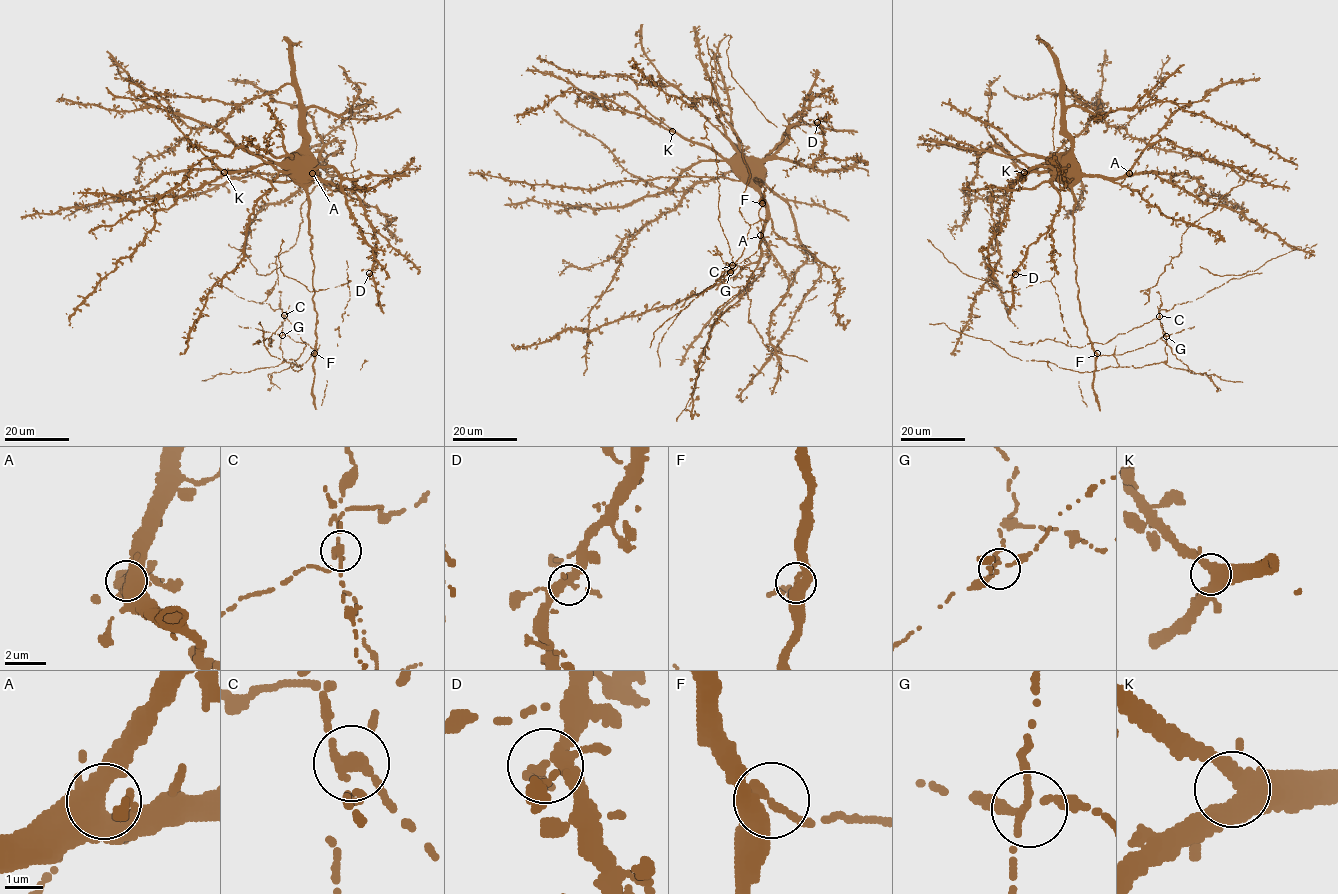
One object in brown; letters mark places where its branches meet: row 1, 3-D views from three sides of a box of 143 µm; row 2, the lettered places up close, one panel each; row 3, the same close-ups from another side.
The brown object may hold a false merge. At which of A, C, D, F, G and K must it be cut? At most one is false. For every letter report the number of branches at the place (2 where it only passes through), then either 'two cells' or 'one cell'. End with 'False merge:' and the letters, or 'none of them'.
A: 4 | one cell
C: 4 | two cells
D: 4 | one cell
F: 3 | one cell
G: 4 | one cell
K: 4 | one cell
False merge: C

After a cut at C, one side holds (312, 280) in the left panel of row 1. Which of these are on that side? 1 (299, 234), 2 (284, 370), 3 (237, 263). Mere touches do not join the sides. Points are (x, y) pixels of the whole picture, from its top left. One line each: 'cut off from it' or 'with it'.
1: cut off from it
2: cut off from it
3: with it

